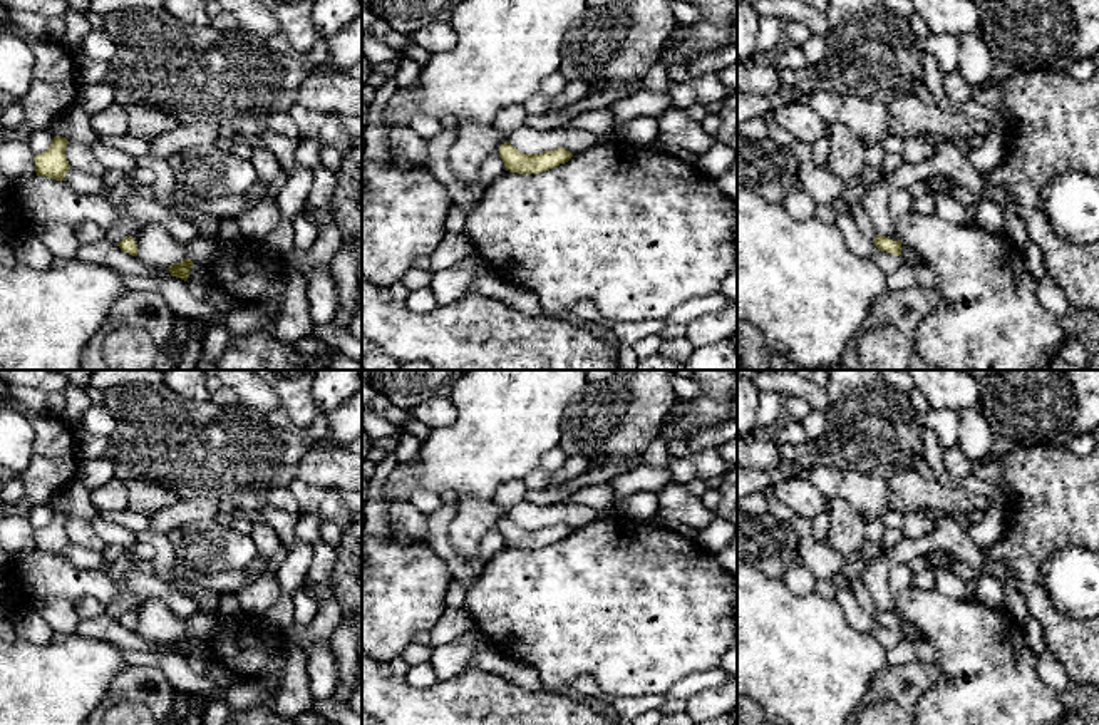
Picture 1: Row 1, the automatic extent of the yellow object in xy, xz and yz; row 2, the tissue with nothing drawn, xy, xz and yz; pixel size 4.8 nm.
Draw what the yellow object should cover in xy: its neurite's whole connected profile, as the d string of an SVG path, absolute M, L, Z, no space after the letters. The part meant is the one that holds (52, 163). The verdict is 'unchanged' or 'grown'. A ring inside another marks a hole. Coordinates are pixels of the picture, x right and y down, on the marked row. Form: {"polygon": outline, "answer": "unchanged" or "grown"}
{"polygon": "M55 136L50 147L34 157L37 176L64 181L65 172L70 169L65 157L67 144L65 137Z", "answer": "unchanged"}

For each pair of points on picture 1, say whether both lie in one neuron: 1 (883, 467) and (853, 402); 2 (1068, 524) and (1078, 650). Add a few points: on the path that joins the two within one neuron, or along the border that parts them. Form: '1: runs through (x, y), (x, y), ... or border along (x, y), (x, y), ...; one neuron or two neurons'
1: runs through (883, 451), (883, 444), (870, 431), (866, 419); one neuron
2: runs through (1036, 555), (1031, 560), (1031, 586), (1049, 618); one neuron

